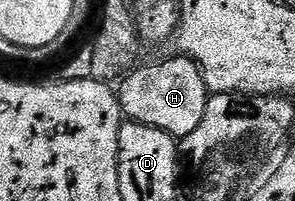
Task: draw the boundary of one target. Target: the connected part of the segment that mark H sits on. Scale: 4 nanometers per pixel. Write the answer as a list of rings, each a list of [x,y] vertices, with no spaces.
[[[173,54],[170,60],[161,60],[158,64],[147,65],[146,68],[141,67],[134,67],[116,89],[122,113],[132,123],[163,130],[174,138],[191,134],[191,130],[195,130],[195,126],[203,122],[203,110],[207,110],[211,95],[209,87],[203,82],[200,66],[187,56]]]

